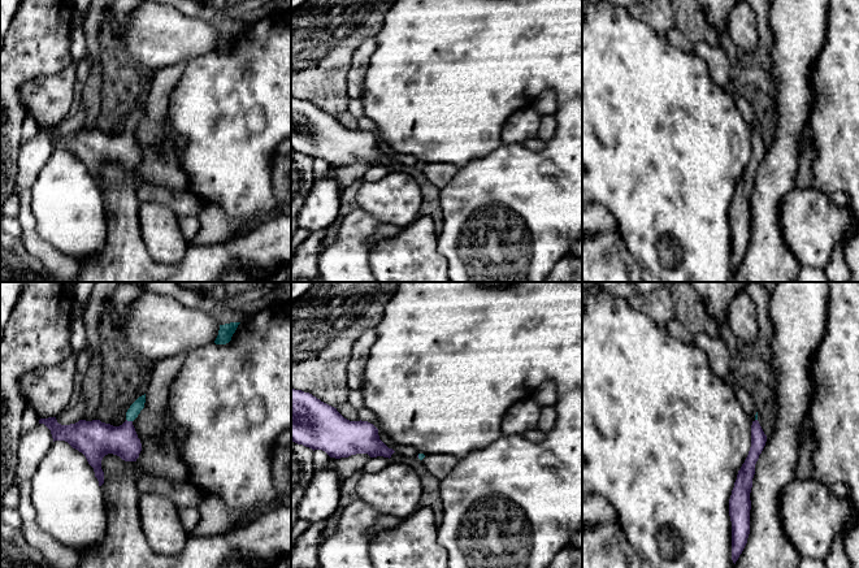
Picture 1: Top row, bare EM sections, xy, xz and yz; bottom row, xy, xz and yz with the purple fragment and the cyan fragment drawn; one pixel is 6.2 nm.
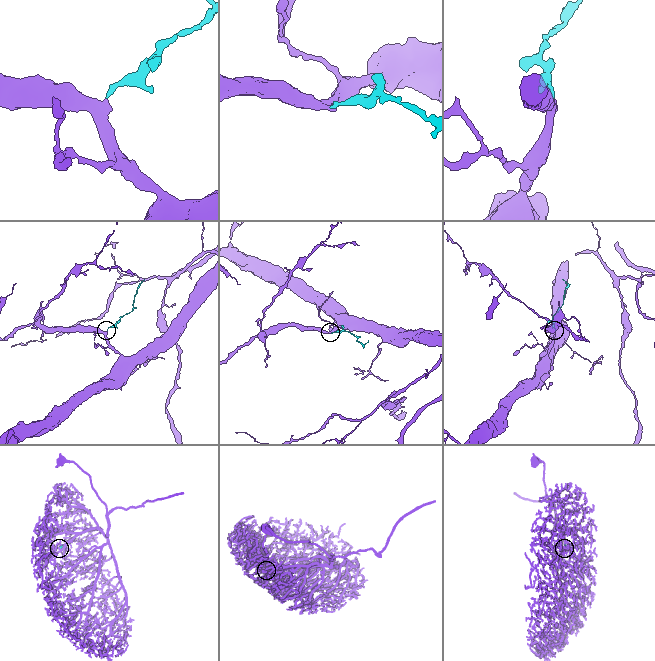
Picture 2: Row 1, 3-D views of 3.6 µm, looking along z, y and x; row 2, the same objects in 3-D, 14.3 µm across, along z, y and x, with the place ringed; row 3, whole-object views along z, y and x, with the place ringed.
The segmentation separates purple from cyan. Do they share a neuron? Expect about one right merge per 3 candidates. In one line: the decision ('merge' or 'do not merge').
merge

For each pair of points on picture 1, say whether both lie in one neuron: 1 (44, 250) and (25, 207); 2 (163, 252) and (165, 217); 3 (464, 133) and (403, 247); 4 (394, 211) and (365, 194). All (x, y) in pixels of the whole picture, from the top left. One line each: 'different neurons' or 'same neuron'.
1: same neuron
2: same neuron
3: different neurons
4: same neuron

